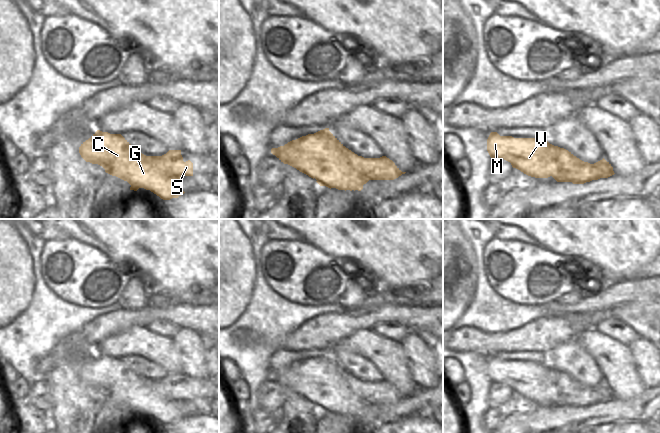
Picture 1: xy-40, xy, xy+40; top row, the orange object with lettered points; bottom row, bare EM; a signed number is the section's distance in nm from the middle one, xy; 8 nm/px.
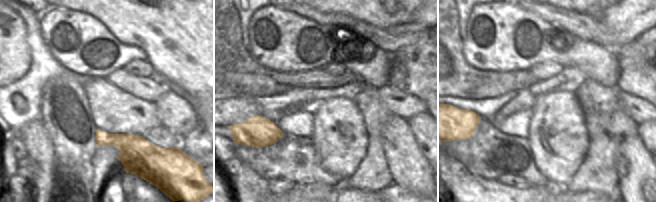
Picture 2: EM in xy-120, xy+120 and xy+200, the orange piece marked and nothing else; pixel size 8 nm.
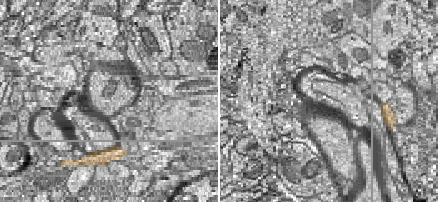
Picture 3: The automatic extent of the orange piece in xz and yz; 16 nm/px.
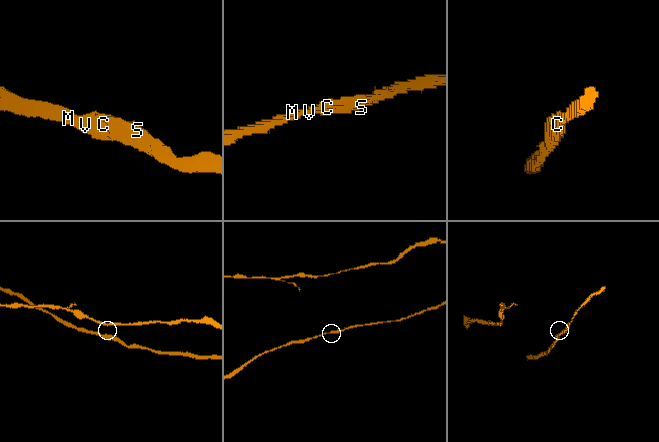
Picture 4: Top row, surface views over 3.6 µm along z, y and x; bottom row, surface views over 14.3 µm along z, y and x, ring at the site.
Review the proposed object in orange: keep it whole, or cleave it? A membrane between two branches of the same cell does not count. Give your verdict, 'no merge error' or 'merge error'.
no merge error

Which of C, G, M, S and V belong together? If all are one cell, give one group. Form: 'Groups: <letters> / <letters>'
Groups: C G M S V

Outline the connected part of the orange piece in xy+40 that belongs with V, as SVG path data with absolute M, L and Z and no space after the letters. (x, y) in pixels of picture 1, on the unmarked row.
M491 356L487 363L487 375L491 382L502 382L528 400L552 400L557 406L584 408L615 398L604 382L590 388L564 372L536 362L514 362Z

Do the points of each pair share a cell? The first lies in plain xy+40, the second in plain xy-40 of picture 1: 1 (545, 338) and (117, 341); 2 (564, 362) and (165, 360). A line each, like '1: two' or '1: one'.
1: two
2: two

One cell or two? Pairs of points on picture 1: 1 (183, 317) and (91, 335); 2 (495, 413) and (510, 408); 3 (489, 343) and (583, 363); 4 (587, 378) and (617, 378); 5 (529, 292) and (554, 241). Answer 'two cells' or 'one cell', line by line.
1: one cell
2: two cells
3: two cells
4: two cells
5: two cells

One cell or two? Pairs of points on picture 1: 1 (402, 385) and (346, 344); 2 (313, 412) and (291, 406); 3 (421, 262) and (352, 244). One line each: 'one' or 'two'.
1: one
2: one
3: one

